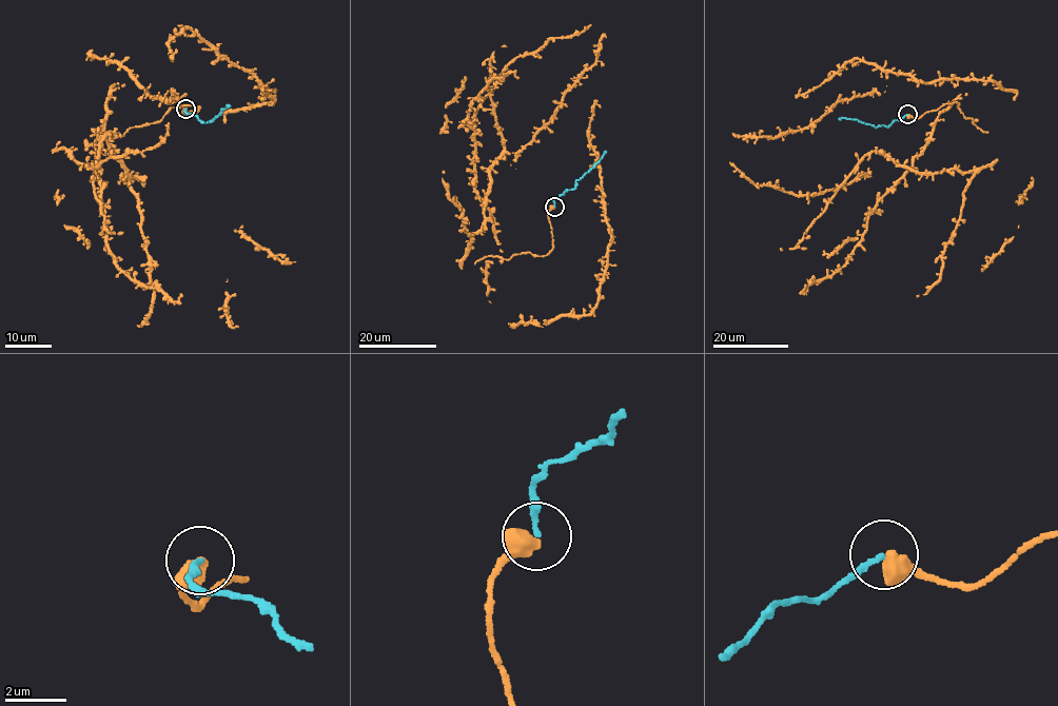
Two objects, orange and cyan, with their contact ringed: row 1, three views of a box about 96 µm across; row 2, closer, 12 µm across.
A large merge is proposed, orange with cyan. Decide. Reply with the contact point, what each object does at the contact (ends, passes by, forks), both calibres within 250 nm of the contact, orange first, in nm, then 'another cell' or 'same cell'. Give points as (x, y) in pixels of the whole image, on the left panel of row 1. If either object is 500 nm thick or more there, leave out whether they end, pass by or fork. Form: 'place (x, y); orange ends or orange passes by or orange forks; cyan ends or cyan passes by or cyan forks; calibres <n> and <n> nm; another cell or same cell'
place (185, 109); calibres 550 and 160 nm; same cell

